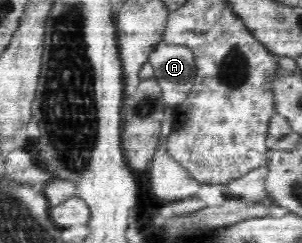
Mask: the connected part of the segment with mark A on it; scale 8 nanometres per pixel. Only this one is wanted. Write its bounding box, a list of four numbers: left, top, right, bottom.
[149,43,195,108]

